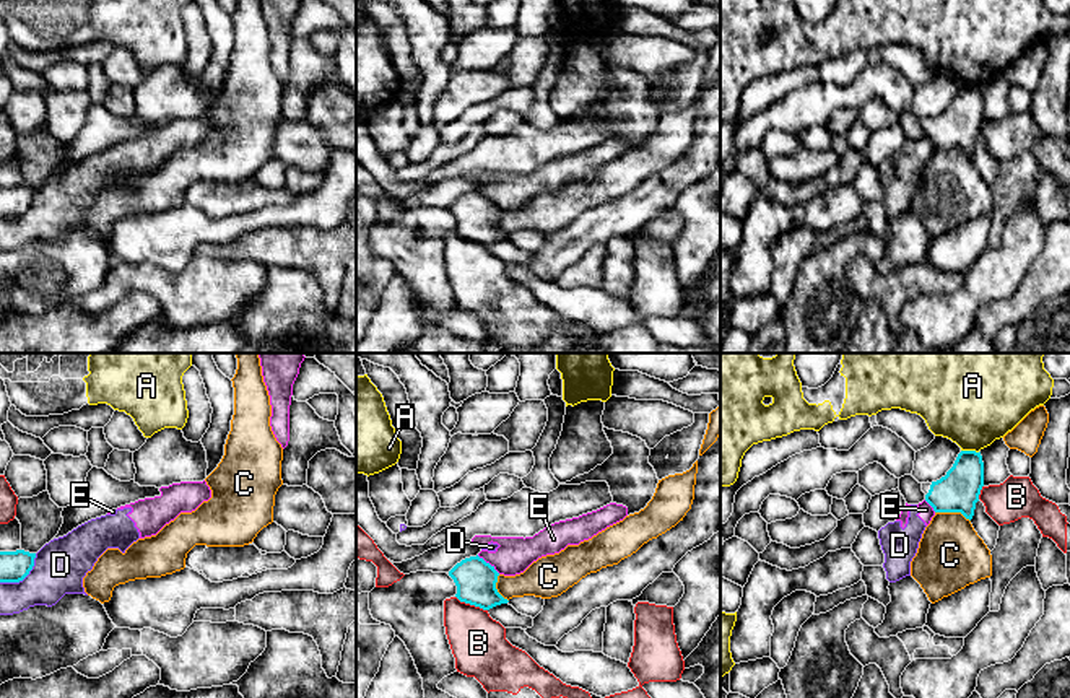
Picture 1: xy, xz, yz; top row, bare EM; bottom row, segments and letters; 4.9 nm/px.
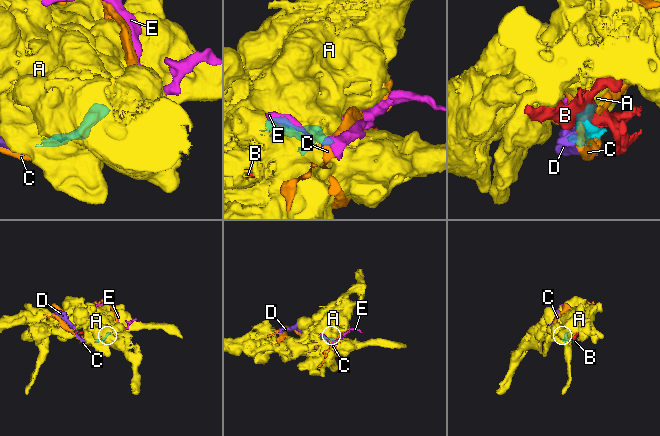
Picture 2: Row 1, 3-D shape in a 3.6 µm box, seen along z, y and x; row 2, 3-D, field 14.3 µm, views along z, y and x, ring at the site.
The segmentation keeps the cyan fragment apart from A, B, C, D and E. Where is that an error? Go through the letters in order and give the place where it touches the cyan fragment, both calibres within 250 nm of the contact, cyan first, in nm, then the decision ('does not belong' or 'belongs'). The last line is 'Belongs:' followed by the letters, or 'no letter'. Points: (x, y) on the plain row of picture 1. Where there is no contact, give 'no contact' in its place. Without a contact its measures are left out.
A: yz (969, 87) | 200/400 nm | does not belong
B: xz (472, 239) | 200/280 nm | does not belong
C: yz (953, 147) | 200/320 nm | does not belong
D: xy (23, 213) | 150/260 nm | does not belong
E: xz (488, 199) | 200/180 nm | does not belong
Belongs: no letter

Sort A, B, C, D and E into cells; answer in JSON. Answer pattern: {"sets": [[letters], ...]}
{"sets": [["A"], ["B"], ["C"], ["D", "E"]]}

